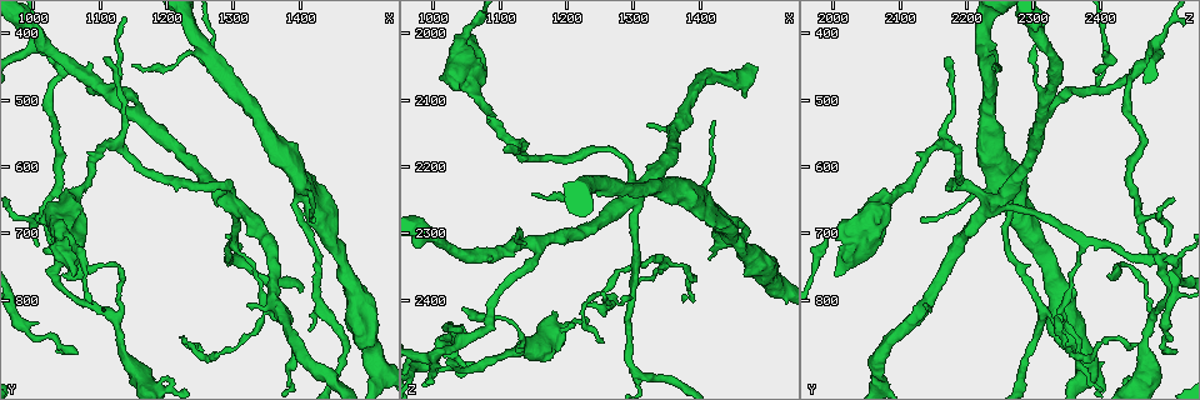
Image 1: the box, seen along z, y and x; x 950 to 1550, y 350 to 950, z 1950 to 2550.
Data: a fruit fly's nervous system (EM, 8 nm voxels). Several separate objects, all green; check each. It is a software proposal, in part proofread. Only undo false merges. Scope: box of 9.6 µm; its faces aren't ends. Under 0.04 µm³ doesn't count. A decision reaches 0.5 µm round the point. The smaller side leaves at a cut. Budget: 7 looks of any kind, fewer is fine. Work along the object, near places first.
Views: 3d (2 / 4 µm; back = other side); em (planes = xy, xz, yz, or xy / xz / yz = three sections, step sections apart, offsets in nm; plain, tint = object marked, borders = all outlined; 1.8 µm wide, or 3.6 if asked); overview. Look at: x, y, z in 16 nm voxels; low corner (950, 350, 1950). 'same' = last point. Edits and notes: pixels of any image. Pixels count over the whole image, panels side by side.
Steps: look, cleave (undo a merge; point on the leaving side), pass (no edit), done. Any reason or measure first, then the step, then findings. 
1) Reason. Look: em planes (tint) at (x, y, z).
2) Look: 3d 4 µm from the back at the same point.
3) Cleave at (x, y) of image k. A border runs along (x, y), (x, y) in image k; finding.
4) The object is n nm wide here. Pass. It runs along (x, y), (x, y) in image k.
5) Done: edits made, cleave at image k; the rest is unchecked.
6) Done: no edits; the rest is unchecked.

Four arms meet. Look: em xy step 8 (tint) at (1300, 655, 2230).

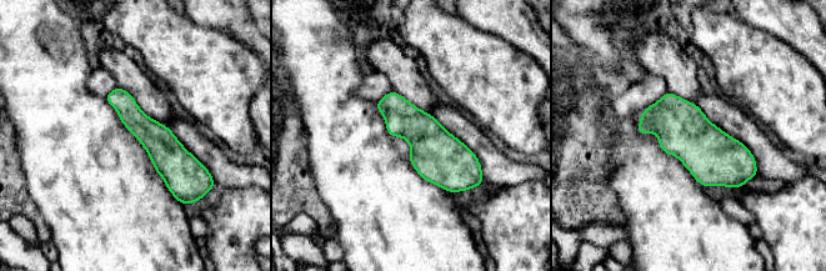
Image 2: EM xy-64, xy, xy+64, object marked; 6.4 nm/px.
Pass. It runs along (110, 96), (190, 177) in image 2; all the same cell.

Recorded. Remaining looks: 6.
Abrupt turn. Look: em xz step 8 (tint) at (1430, 670, 2275).

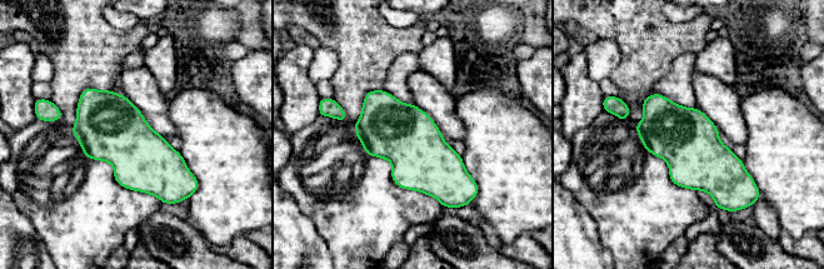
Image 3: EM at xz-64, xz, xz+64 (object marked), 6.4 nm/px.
Look: em planes (borders) at the same point.

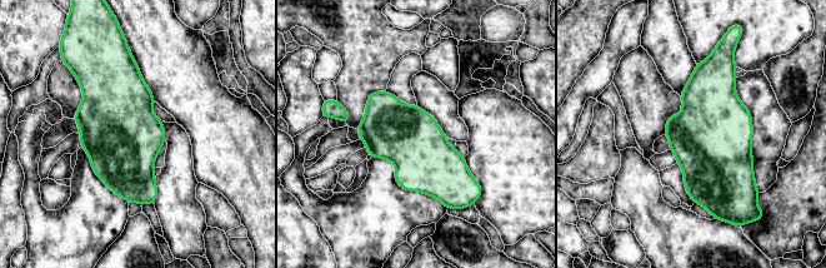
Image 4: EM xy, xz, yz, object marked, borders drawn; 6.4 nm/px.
Pass. One cell here.

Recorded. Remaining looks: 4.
A fork. Look: em planes (tint) at (1305, 740, 2510).

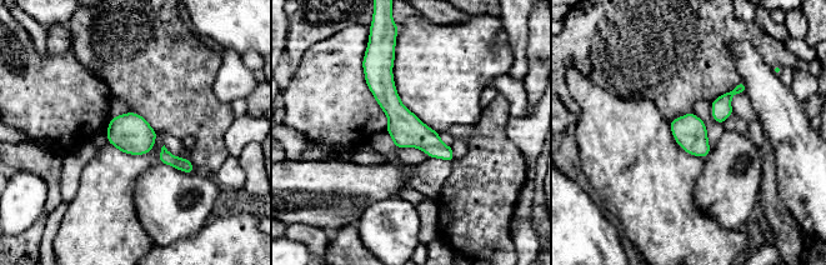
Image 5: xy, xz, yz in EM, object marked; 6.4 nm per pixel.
The object is 220 nm wide here. Pass. One cell here.

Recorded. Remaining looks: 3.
Done: no edits; the rest is unchecked.

